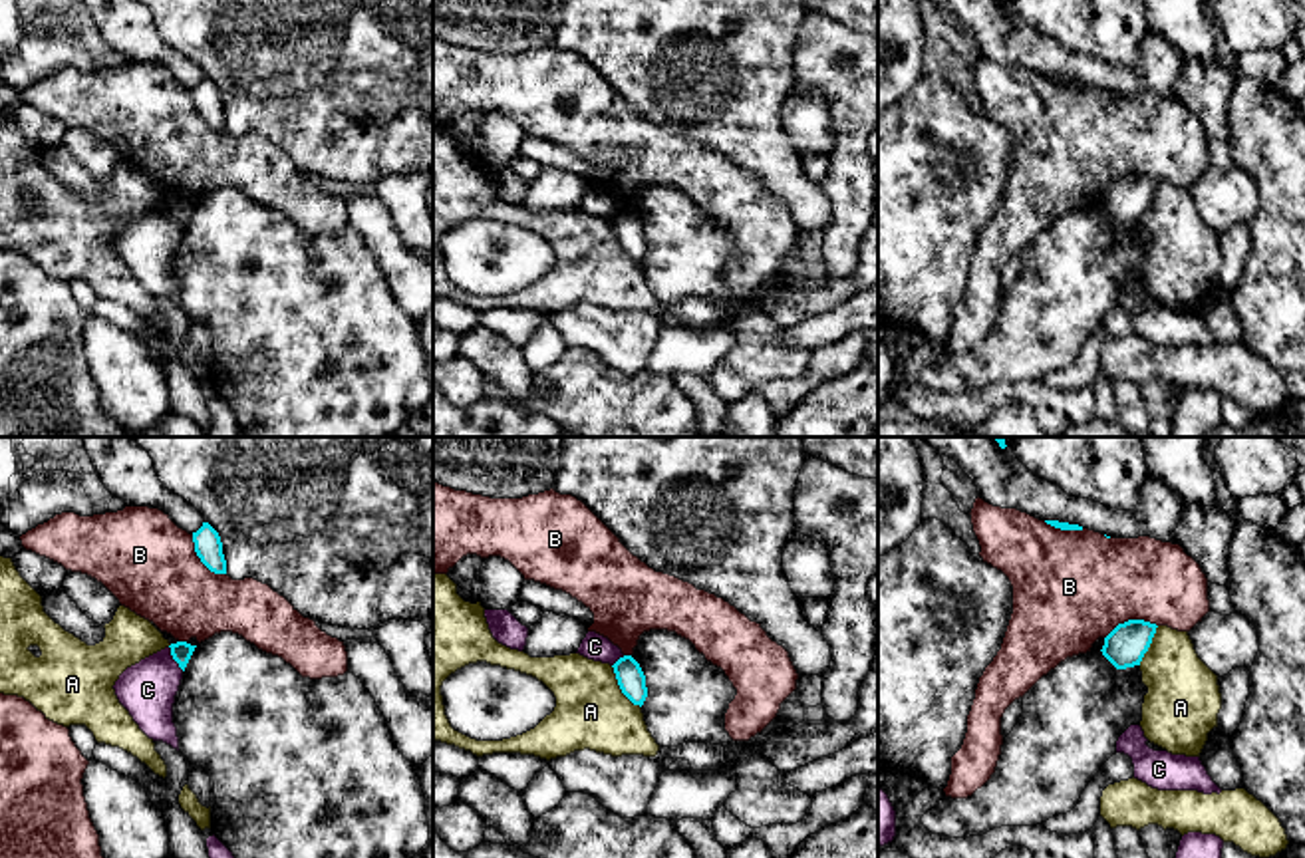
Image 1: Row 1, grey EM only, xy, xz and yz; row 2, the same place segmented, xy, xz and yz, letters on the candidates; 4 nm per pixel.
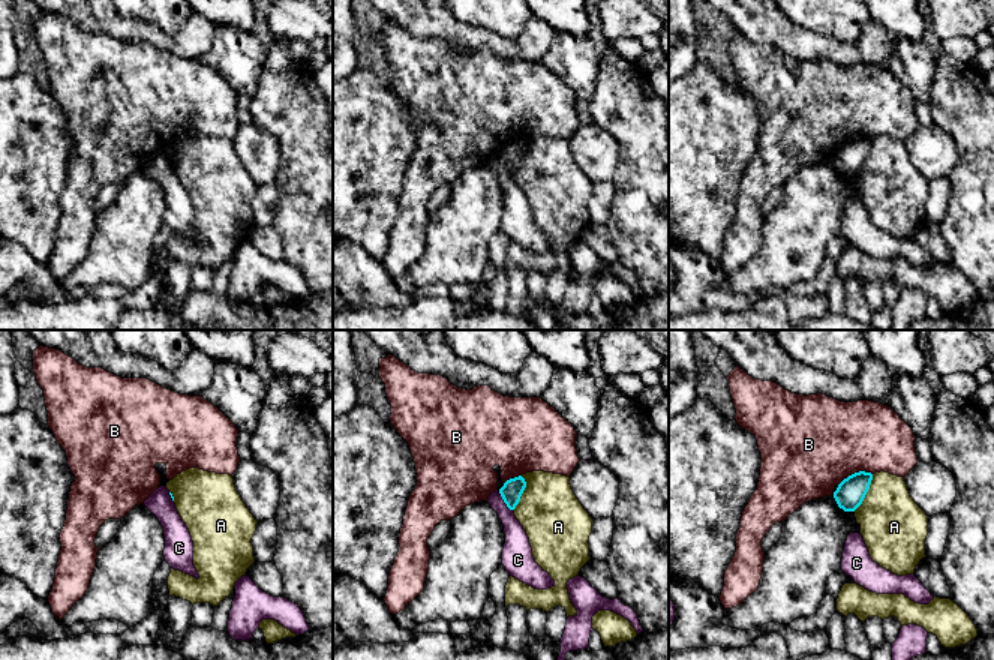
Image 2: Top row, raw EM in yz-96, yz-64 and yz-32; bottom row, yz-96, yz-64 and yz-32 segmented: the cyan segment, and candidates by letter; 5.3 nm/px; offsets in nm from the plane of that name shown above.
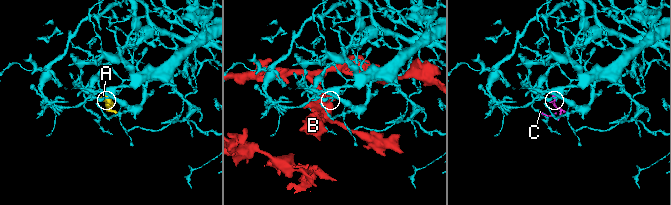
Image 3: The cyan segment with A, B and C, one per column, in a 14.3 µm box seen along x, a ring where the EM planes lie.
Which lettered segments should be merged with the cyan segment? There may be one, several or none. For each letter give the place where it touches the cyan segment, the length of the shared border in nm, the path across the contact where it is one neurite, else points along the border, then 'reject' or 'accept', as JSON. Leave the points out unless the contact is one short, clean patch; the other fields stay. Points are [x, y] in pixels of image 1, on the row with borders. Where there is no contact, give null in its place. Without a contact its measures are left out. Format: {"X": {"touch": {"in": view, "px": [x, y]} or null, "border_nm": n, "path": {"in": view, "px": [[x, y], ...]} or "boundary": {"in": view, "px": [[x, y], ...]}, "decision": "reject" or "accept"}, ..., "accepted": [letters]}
{"A": {"touch": {"in": "xz", "px": [620, 688]}, "border_nm": 220, "boundary": {"in": "xz", "px": [[610, 666], [618, 688], [640, 708]]}, "decision": "reject"}, "B": {"touch": {"in": "yz", "px": [1131, 620]}, "border_nm": 220, "decision": "reject"}, "C": {"touch": {"in": "xy", "px": [173, 658]}, "border_nm": 120, "boundary": {"in": "xy", "px": [[169, 646], [171, 658], [183, 670]]}, "decision": "reject"}, "accepted": []}

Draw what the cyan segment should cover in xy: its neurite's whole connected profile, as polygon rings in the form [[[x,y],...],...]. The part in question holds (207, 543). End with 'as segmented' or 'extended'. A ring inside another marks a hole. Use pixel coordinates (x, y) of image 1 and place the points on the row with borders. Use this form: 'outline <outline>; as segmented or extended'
outline [[[203,522],[203,526],[193,532],[193,542],[197,556],[211,572],[226,574],[220,536],[209,522]]]; as segmented

